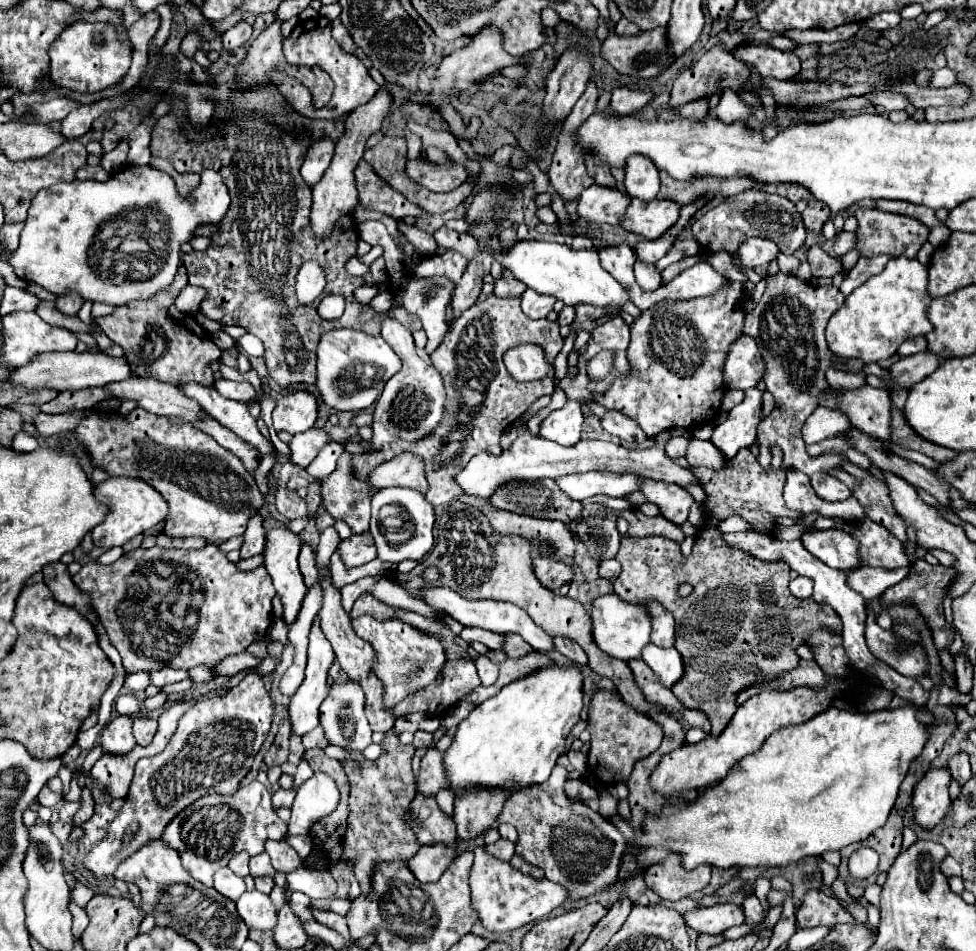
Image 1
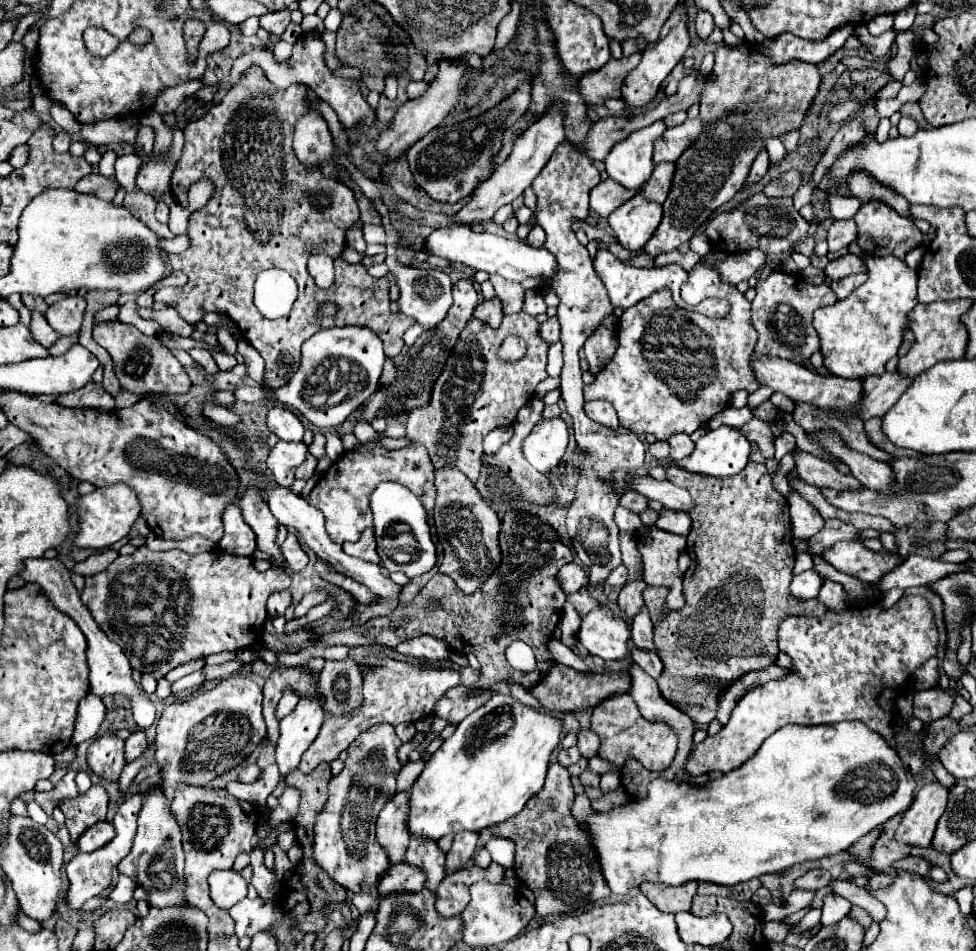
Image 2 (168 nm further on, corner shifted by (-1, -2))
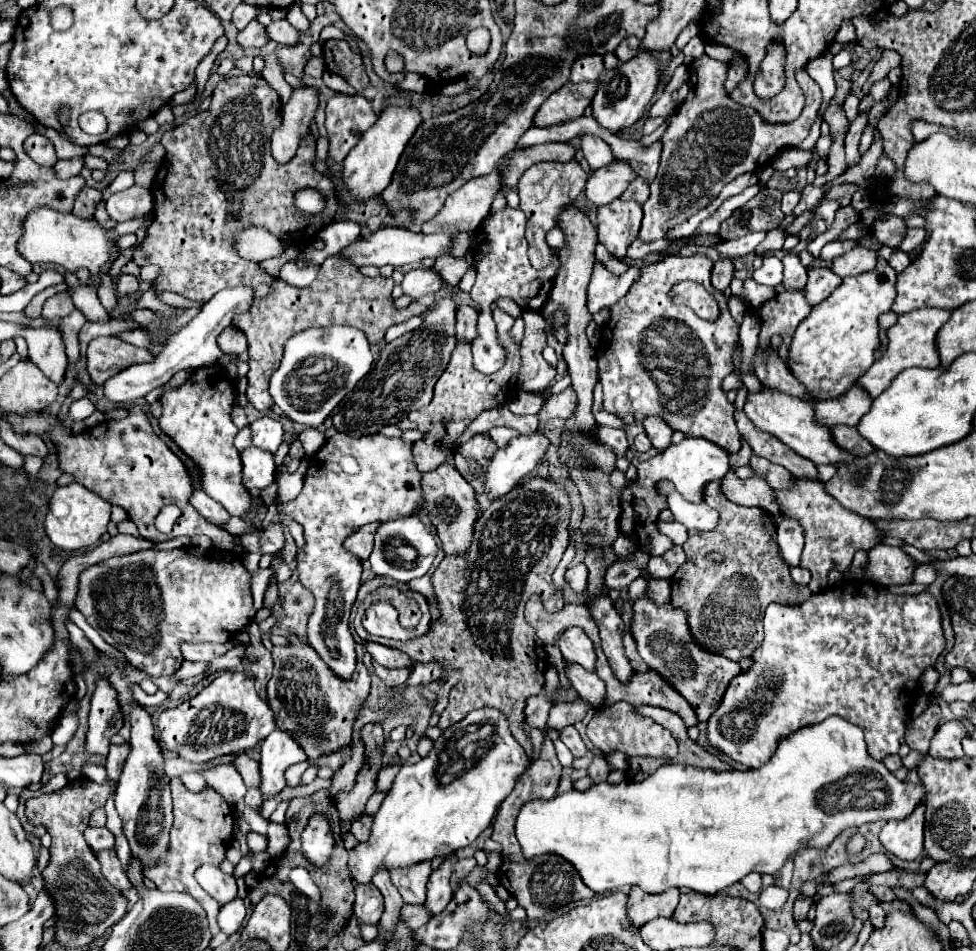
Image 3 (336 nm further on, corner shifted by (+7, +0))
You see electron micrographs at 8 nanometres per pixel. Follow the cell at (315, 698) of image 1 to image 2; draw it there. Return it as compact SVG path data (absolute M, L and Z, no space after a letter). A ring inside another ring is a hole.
M304 697L296 709L280 721L280 737L276 743L276 765L280 775L292 773L304 755L304 751L318 737L324 721L324 711L320 703L312 697Z

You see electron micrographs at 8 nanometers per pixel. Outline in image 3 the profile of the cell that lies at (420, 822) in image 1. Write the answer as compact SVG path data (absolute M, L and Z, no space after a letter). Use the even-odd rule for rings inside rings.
M430 861L414 863L408 867L398 867L392 873L392 883L400 891L404 903L424 903L426 901L426 883L432 873Z

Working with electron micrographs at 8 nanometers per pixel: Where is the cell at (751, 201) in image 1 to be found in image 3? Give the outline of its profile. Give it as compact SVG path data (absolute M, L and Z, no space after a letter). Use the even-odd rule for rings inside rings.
M772 187L762 189L742 209L734 211L730 219L722 221L718 237L726 241L726 239L740 239L748 231L778 229L786 217L780 209L780 201L782 201L782 191Z

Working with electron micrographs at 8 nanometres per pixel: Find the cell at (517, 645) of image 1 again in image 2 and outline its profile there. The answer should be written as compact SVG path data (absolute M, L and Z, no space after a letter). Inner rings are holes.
M510 509L504 513L500 521L502 529L498 543L502 549L502 561L498 569L482 583L482 589L478 589L478 593L464 595L462 591L458 591L458 587L450 577L436 573L416 595L422 599L420 601L412 599L410 603L406 603L406 611L398 607L390 617L374 617L362 627L354 627L342 633L328 633L322 639L322 645L344 643L350 647L358 647L376 643L394 647L404 639L432 635L444 641L450 647L450 651L462 655L474 653L476 659L480 661L482 665L480 679L468 687L470 693L494 691L494 685L500 681L514 681L524 689L532 689L534 685L538 685L544 673L554 665L554 657L550 657L546 649L536 617L550 617L550 639L554 639L554 629L560 623L562 605L566 601L566 595L556 581L556 573L562 565L572 561L572 551L568 545L562 543L562 537L556 533L556 529L544 523L538 515ZM426 601L438 601L438 609L426 609ZM402 615L412 617L410 623L404 629L392 629L390 623ZM516 639L526 641L534 649L534 655L538 659L538 665L530 675L518 673L506 661L504 651Z

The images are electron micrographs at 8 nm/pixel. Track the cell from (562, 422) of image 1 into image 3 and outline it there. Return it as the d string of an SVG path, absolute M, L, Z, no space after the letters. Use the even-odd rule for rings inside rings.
M542 429L514 437L494 455L488 465L484 479L486 495L498 499L500 495L512 491L512 487L516 487L522 477L526 477L546 459L548 447L550 439L544 435Z

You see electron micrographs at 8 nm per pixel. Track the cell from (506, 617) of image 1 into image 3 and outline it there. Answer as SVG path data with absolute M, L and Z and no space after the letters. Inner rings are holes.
M564 661L564 669L566 669L566 677L570 679L572 687L578 691L580 697L590 701L596 709L604 707L604 681L596 675L596 671L588 671L580 665L566 661Z

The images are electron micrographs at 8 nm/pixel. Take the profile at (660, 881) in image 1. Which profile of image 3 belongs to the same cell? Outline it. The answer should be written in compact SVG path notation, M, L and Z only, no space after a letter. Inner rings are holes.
M632 887L628 893L628 915L630 921L640 927L656 917L672 917L680 901L680 889L670 889L664 893L646 893L640 887Z

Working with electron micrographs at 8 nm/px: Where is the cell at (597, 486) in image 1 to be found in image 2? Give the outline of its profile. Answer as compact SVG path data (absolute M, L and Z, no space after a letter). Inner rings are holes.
M638 477L632 479L632 485L628 489L636 489L638 493L646 495L648 499L660 501L666 509L672 511L684 511L690 513L694 509L694 499L686 489L672 485L670 481L656 481L652 477Z

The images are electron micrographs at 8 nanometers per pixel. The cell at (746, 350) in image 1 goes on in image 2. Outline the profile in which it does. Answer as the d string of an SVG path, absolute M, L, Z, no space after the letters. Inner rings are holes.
M774 357L752 359L752 371L760 385L768 385L774 391L784 393L792 401L808 401L822 409L834 407L838 411L850 411L854 415L858 409L858 401L862 399L862 381L842 379L842 377L832 377L832 375L822 377L822 375L818 375L794 361L788 361L788 359L774 359Z

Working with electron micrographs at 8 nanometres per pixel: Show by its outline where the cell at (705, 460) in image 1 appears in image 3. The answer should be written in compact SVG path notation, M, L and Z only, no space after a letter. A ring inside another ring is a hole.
M650 417L646 419L644 423L644 429L646 429L646 435L650 437L652 445L658 449L658 451L666 451L670 445L672 445L672 429L658 417Z

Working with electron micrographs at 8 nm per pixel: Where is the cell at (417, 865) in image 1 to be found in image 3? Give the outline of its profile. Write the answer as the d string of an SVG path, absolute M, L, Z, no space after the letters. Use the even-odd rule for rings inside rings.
M356 883L354 913L358 917L358 923L376 925L380 921L382 911L384 911L384 899L380 889L374 883Z

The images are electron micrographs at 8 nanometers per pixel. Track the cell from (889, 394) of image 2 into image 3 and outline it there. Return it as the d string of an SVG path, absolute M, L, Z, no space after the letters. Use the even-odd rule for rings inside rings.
M854 383L846 393L834 399L818 401L814 405L816 419L828 427L834 425L856 425L872 407L872 397L868 391L862 389L862 385Z

